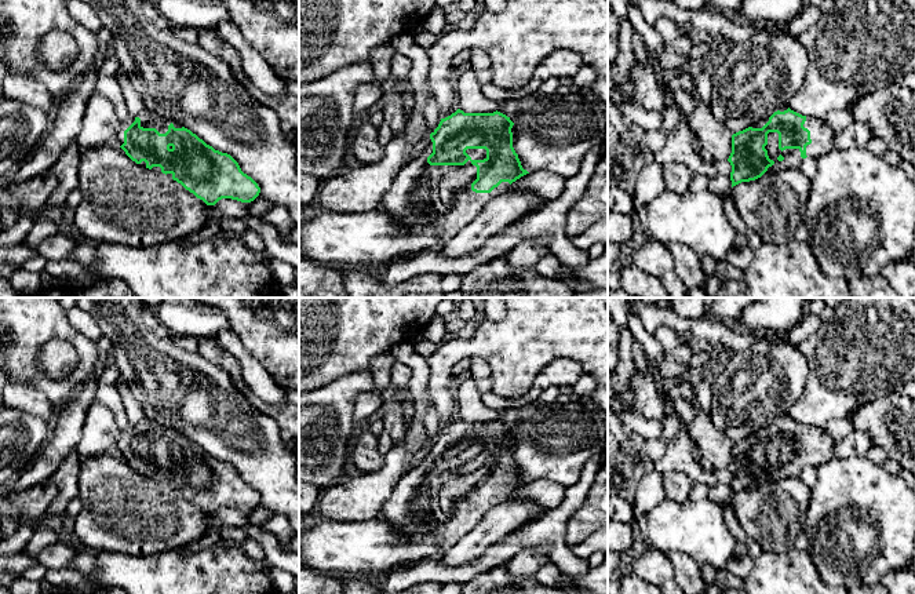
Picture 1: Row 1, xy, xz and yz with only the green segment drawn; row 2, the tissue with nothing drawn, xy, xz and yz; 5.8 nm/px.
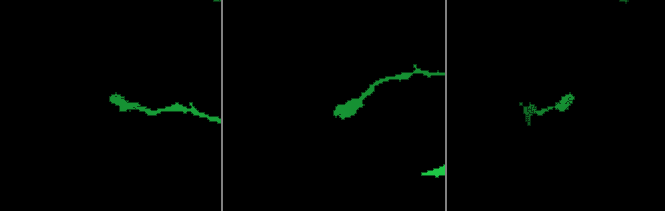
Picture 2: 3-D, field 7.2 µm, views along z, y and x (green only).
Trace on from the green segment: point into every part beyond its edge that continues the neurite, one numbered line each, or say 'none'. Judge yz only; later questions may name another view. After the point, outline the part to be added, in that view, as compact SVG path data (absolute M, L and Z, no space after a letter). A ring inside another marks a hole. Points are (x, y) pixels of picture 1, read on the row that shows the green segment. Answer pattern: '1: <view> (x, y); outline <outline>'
1: yz (793, 159); outline M769 132L768 134L768 145L765 146L768 150L768 156L774 161L772 167L762 176L773 175L774 172L795 170L799 167L802 157L799 149L779 149L779 134Z

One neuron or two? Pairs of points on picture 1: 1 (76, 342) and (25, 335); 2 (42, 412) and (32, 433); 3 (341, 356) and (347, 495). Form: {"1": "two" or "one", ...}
{"1": "one", "2": "two", "3": "two"}

